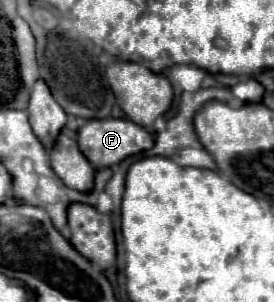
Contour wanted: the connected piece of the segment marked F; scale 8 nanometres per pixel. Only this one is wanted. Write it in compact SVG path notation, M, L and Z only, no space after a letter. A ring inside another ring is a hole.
M106 118L106 120L88 120L80 132L78 132L78 146L84 152L84 156L96 166L96 168L110 168L114 164L120 164L124 158L146 152L154 146L154 136L144 128L130 120L122 118Z

